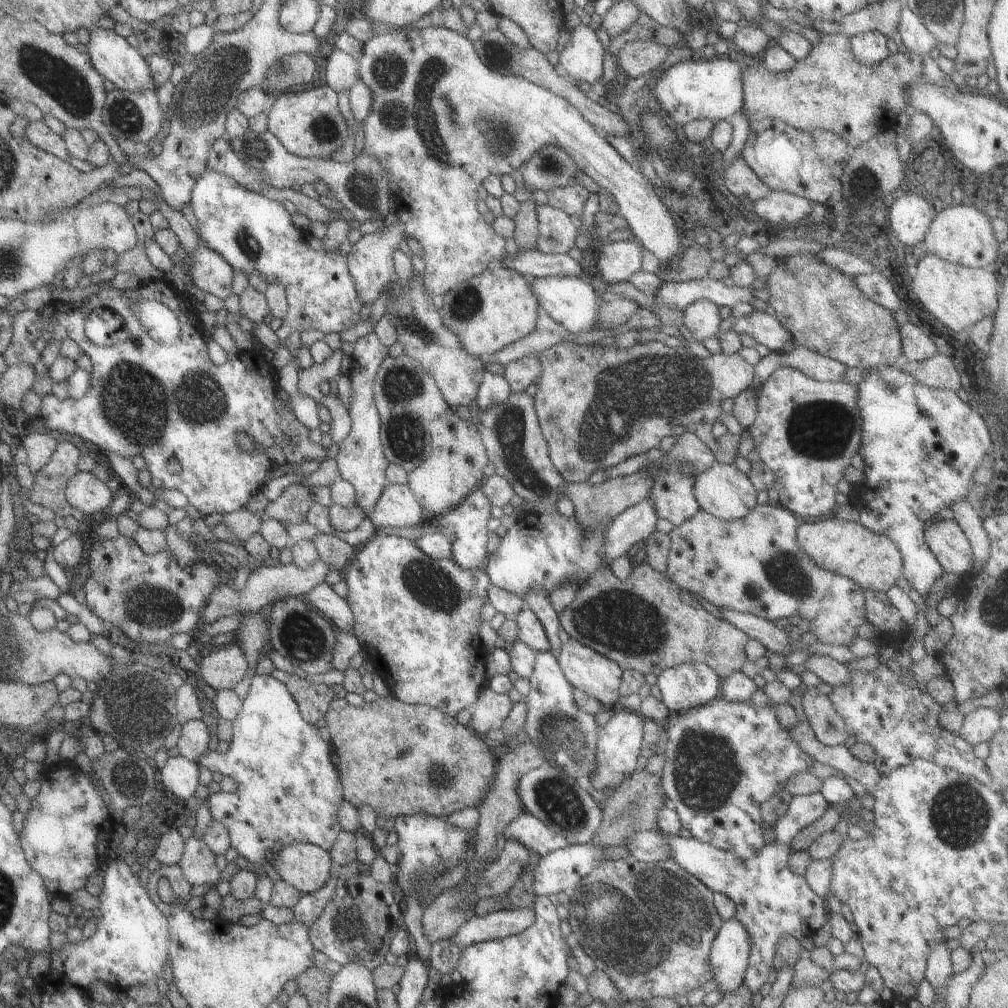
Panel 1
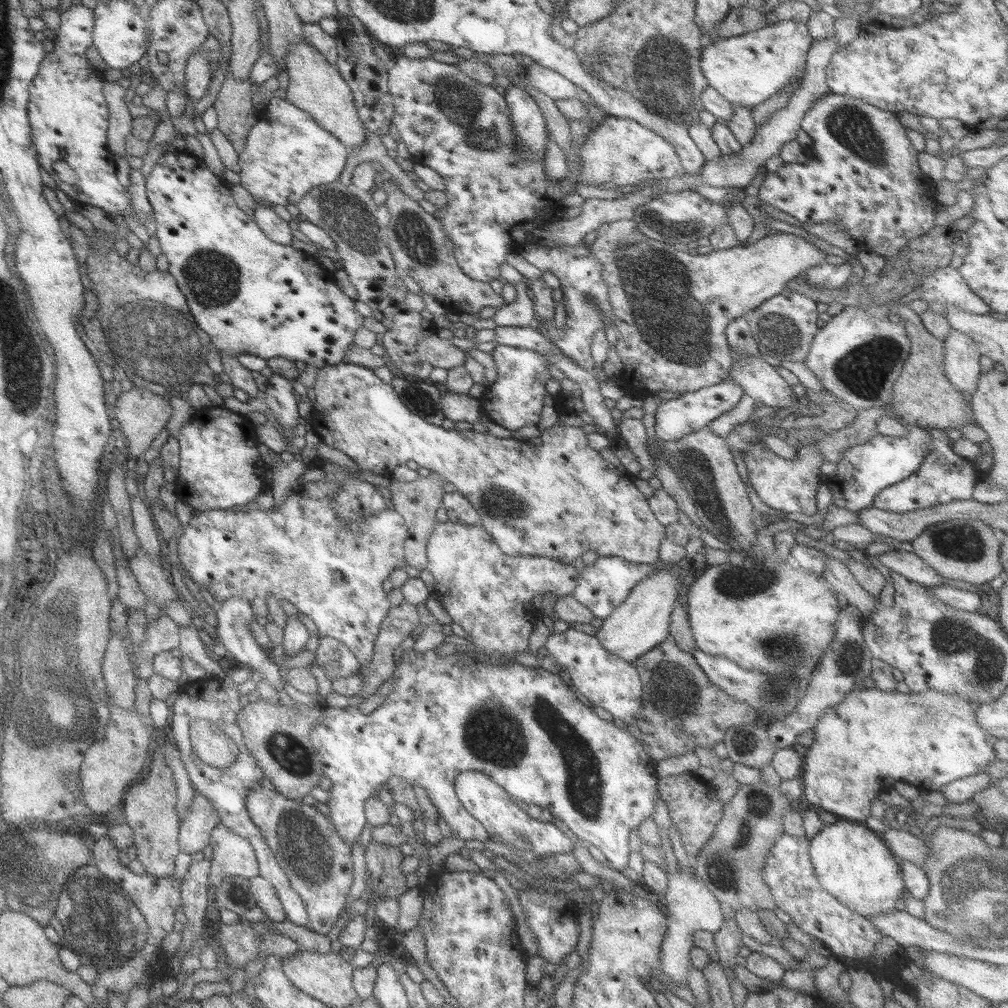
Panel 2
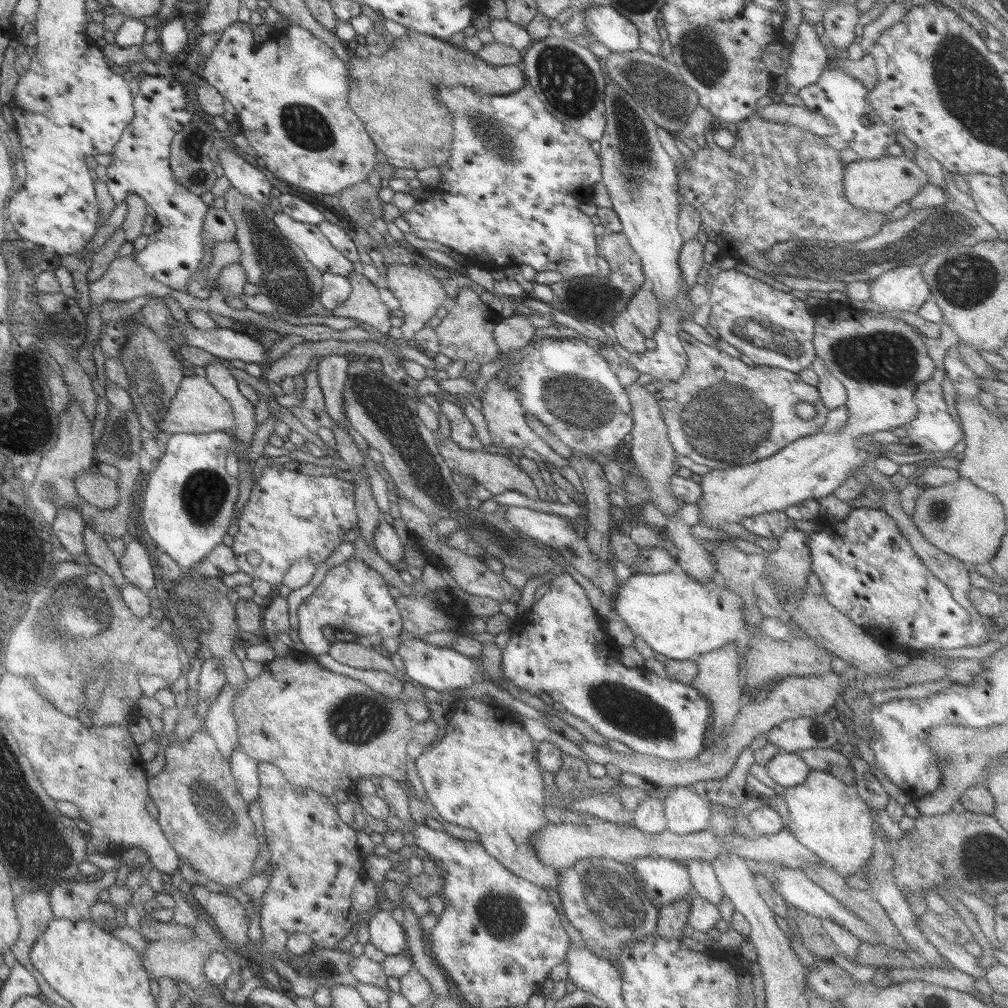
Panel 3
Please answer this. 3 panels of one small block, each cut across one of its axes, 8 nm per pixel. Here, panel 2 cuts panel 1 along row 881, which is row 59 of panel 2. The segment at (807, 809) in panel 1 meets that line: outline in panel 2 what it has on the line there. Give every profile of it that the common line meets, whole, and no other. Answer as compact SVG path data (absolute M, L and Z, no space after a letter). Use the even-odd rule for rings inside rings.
M777 19L775 23L766 24L763 28L717 39L714 43L701 47L699 71L707 80L707 87L715 90L730 105L750 109L785 86L796 84L792 90L798 87L811 41L804 24Z

